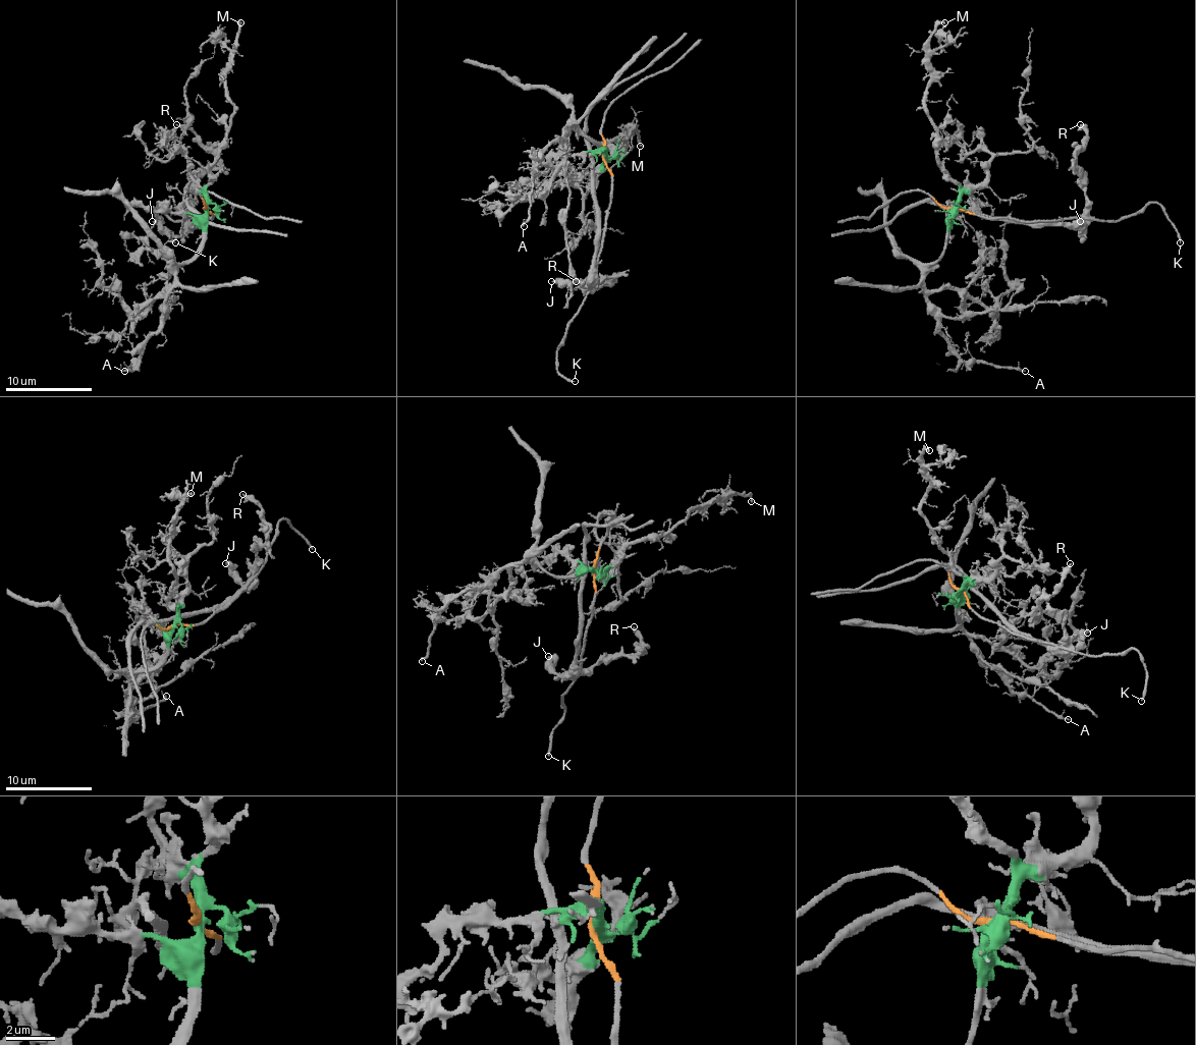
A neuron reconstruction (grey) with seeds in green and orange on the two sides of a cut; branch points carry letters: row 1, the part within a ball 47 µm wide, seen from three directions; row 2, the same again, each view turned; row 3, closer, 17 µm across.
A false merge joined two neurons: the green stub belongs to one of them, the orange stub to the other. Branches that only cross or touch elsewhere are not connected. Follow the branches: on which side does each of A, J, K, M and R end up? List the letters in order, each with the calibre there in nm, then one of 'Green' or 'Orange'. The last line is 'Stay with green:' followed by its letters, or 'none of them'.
A: Thickness 130 nm. Green
J: Thickness 300 nm. Orange
K: Thickness 190 nm. Orange
M: Thickness 200 nm. Green
R: Thickness 280 nm. Orange
Stay with green: A, M

